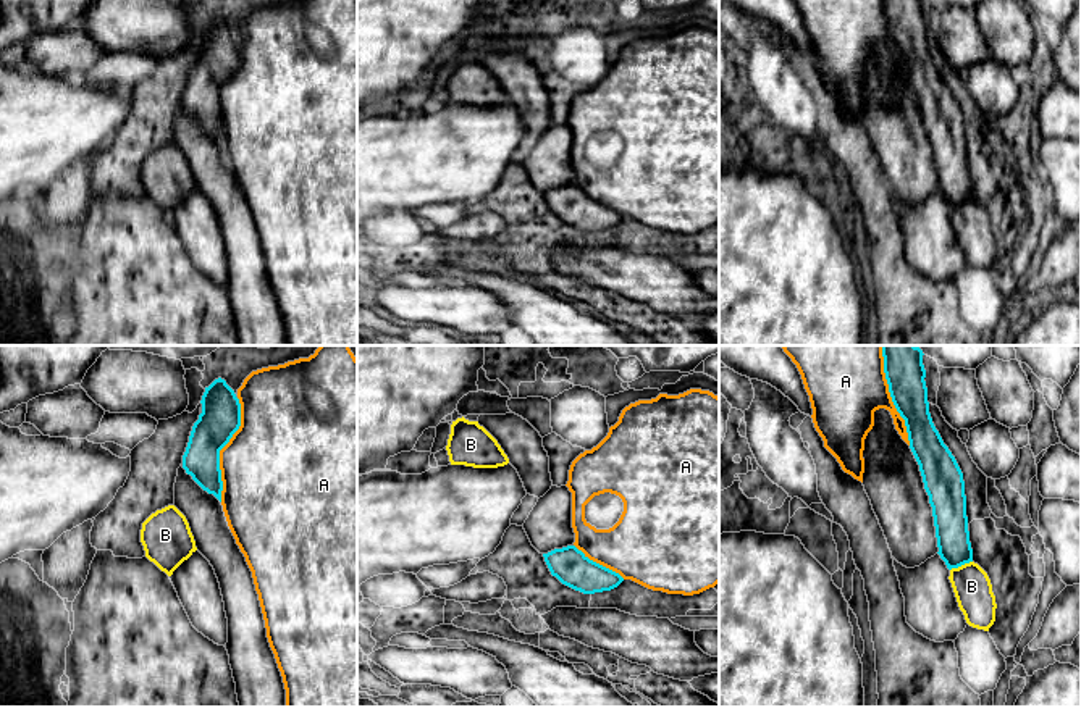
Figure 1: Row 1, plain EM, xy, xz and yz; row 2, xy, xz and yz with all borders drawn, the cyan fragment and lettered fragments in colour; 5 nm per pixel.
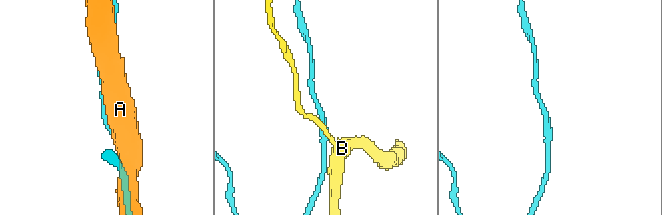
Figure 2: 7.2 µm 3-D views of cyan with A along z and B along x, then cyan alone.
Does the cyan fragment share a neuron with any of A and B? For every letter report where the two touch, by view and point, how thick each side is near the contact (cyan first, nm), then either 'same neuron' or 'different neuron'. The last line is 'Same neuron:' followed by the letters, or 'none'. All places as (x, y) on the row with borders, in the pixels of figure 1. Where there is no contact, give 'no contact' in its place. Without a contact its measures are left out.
A: xy (222, 447) | 200/460 nm | different neuron
B: yz (960, 565) | 170/190 nm | different neuron
Same neuron: none

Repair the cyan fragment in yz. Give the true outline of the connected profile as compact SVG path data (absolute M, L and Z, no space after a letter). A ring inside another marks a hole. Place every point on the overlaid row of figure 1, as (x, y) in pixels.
M882 345L889 392L905 420L910 442L906 444L895 429L889 410L876 410L874 426L864 439L863 486L898 563L915 568L939 554L952 570L973 562L965 481L955 457L932 423L923 355L916 345Z

